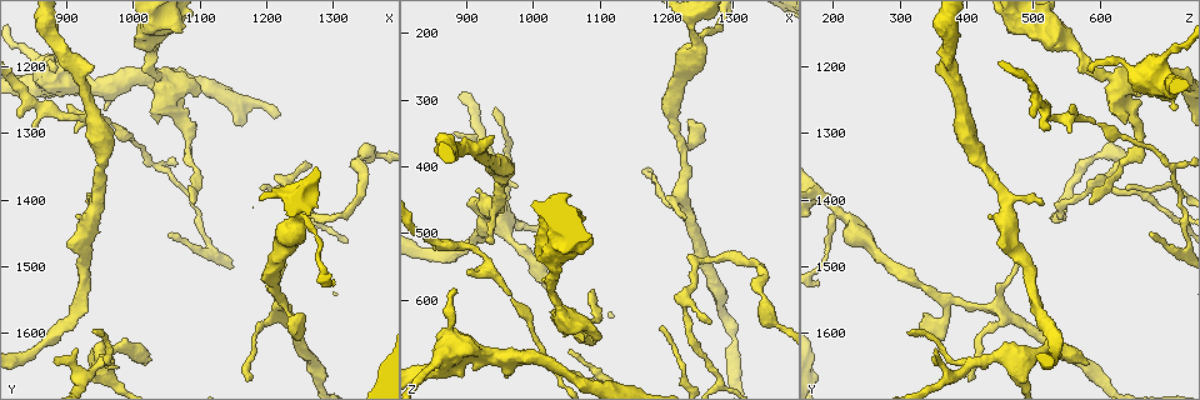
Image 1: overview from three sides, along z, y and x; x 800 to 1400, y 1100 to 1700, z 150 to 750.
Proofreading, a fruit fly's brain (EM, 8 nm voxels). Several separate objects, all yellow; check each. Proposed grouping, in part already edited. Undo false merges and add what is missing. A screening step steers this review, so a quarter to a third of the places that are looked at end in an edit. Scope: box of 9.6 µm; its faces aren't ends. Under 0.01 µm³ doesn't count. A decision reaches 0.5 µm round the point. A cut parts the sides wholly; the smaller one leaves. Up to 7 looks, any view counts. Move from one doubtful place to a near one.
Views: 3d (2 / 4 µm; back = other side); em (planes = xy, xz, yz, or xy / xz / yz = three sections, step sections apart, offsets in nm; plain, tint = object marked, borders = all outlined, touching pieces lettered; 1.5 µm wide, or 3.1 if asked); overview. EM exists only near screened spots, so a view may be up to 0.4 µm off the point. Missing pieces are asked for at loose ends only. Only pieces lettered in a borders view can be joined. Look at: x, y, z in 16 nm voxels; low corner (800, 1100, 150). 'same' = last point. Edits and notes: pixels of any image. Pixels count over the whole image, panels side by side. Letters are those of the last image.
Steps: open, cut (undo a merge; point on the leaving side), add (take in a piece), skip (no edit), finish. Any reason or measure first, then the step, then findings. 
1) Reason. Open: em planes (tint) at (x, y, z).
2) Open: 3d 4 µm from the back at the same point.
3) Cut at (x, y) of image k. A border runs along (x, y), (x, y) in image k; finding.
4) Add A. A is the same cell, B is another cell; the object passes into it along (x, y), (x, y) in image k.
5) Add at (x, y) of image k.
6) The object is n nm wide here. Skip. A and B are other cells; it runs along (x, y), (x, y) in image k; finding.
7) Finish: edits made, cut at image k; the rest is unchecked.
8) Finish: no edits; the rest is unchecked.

Thick turns thin. Open: em yz step 8 (tint) at (1355, 1335, 635).

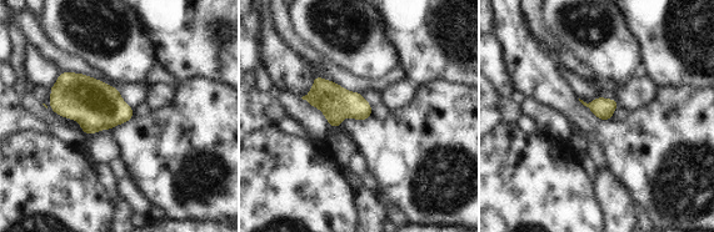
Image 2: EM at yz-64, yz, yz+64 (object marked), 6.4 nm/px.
Open: em planes (borders) at the same point.

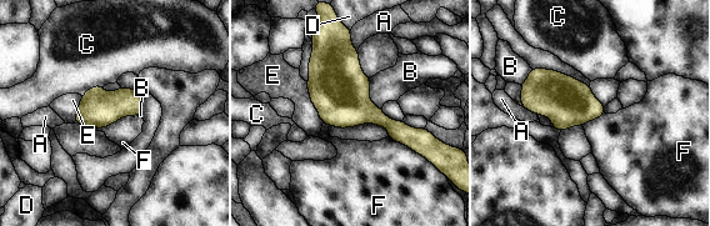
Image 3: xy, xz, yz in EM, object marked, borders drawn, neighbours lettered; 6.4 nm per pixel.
Skip. A, B, C, D, E and F are other cells; a border runs along (136, 115), (124, 115), (98, 129) in image 3; continuous, no second cell.

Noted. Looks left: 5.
Branch point. Open: 3d 4 µm at (930, 1280, 555).

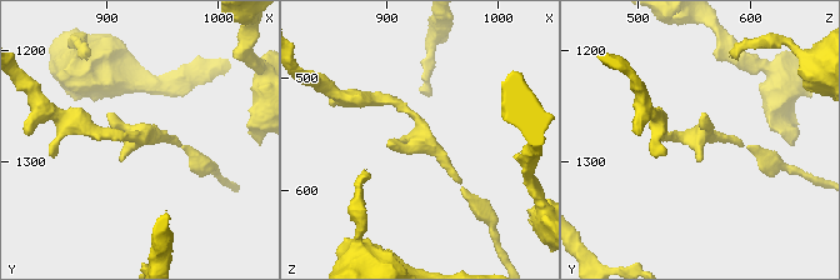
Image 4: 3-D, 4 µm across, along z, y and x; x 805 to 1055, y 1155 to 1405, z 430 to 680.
Now the EM. Open: em planes (borders) at (932, 1274, 552).

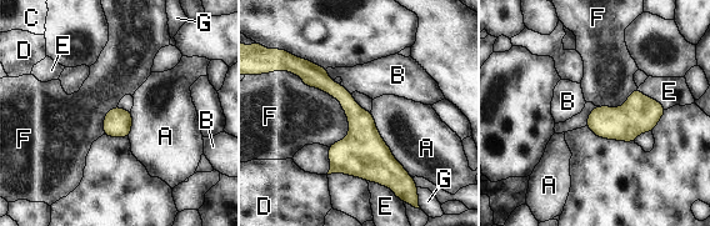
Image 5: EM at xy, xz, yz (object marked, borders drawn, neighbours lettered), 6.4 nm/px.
The longest contact is with A, 500 nm. Skip. A, B, C, D, E, F and G are other cells; a border runs along (301, 78), (340, 104), (345, 139) in image 5; continuous, no second cell.

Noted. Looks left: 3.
Sudden change in width. Open: em planes (borders) at (845, 1180, 705).

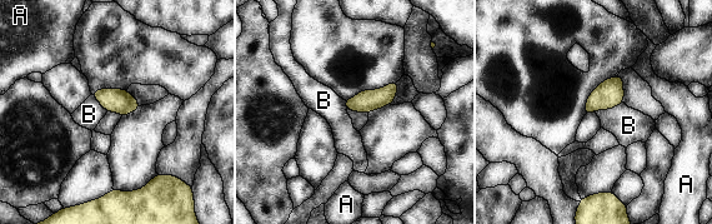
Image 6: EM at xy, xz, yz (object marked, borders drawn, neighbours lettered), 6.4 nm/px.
The object is 140 nm wide here. Skip. A and B are other cells; a border runs along (623, 103), (595, 112) in image 6; all the same cell.

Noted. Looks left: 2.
Finish: no edits; the rest is unchecked.

